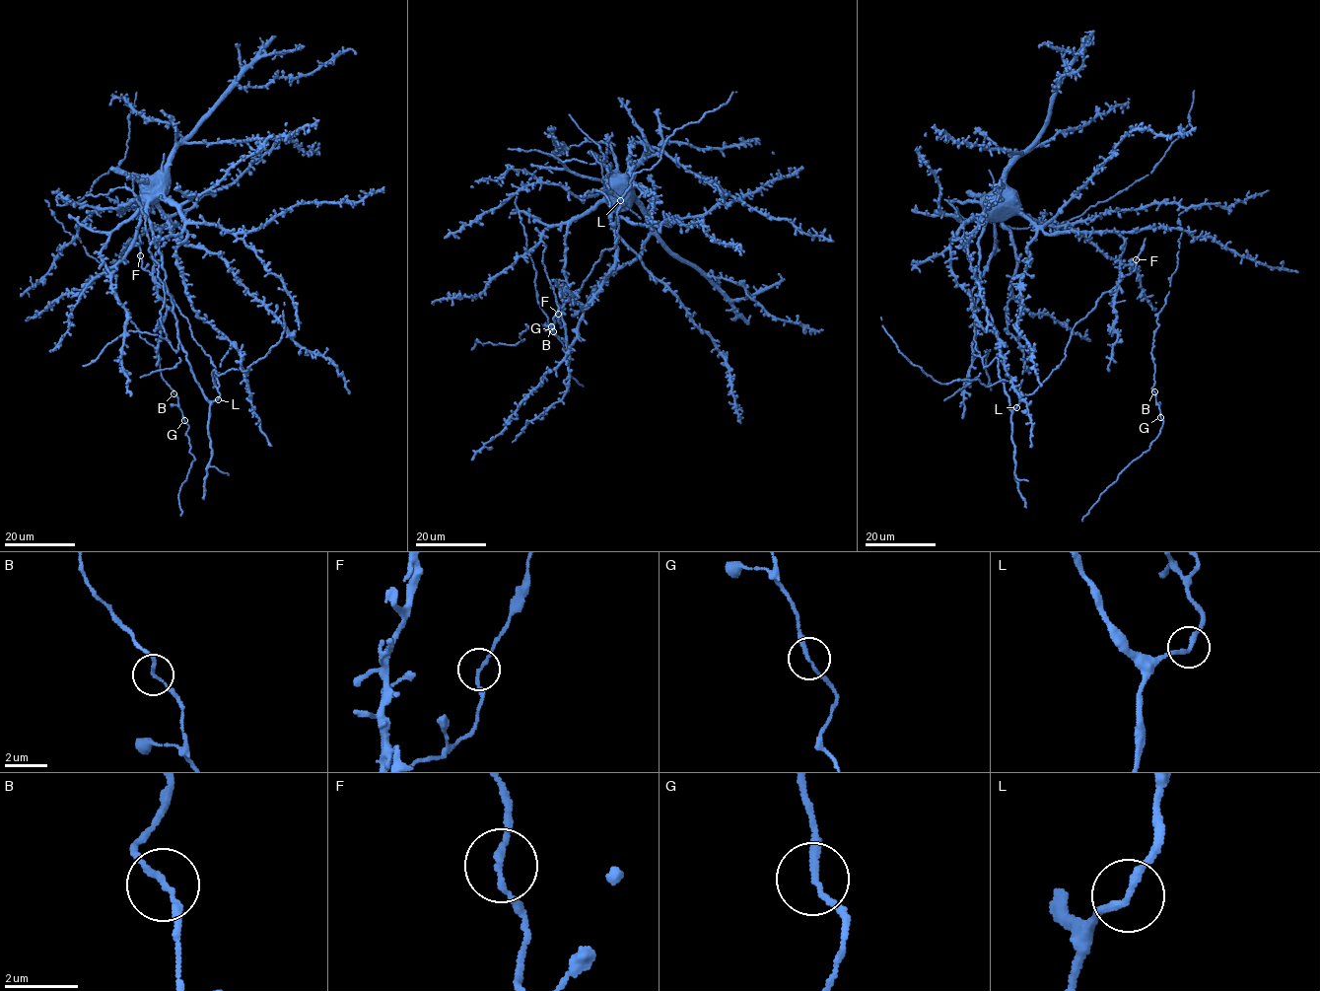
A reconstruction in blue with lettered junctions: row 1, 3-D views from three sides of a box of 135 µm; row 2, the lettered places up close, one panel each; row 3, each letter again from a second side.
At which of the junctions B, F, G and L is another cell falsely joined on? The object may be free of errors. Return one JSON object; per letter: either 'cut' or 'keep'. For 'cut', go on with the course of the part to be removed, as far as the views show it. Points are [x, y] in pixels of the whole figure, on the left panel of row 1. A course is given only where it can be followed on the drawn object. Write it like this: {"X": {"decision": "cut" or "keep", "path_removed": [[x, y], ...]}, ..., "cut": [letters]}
{"B": {"decision": "keep"}, "F": {"decision": "keep"}, "G": {"decision": "keep"}, "L": {"decision": "keep"}, "cut": []}

